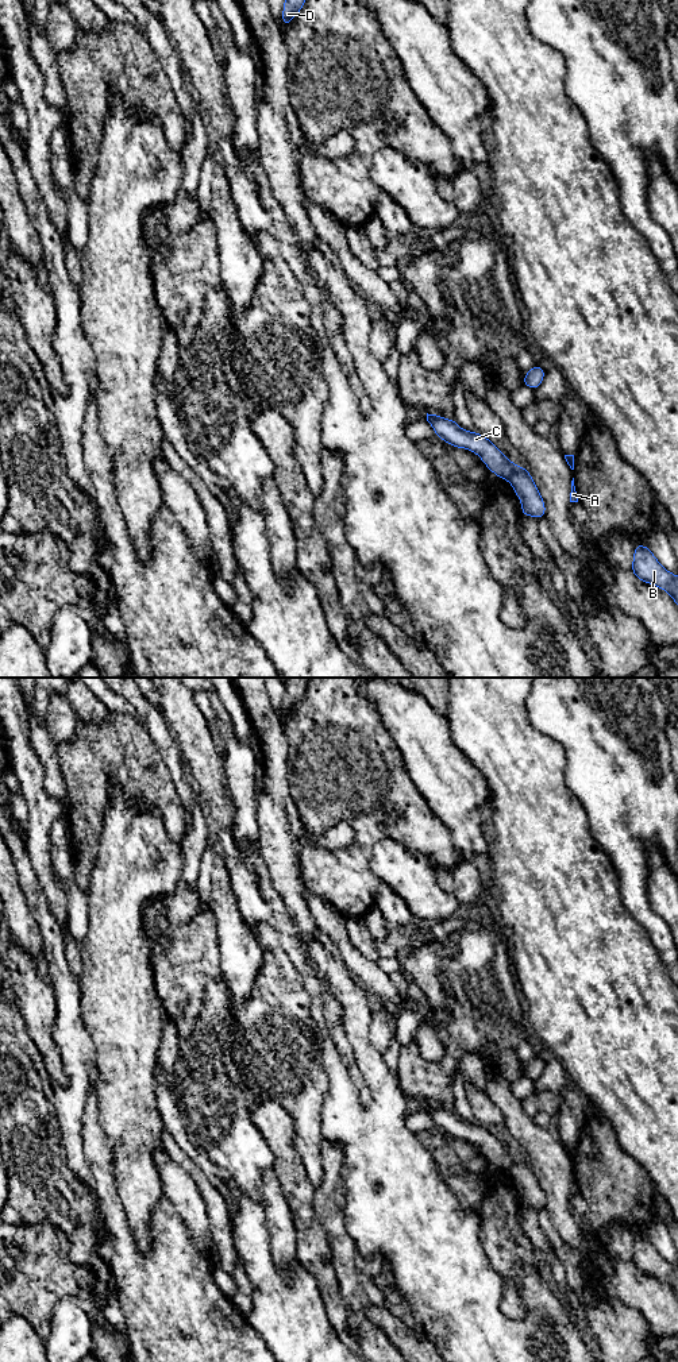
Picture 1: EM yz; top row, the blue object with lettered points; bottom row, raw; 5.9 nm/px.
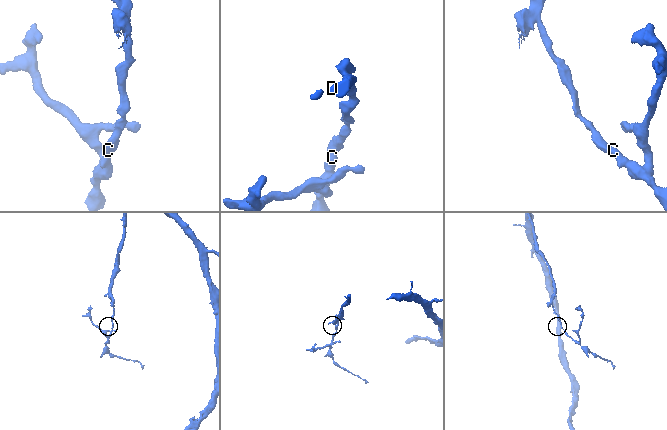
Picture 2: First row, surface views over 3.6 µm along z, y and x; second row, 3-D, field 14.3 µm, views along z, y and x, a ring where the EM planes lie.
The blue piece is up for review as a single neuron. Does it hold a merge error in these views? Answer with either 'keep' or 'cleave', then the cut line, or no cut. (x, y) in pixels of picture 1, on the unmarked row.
cleave; cut yz (517, 1158), (508, 1170)

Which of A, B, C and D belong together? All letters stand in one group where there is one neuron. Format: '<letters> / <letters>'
A B / C D

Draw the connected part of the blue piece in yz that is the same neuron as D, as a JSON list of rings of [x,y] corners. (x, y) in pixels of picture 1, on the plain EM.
[[[286,678],[284,680],[285,694],[282,699],[282,717],[286,718],[303,701],[311,678]]]

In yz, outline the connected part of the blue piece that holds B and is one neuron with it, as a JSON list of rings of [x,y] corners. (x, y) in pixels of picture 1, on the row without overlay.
[[[636,1235],[631,1261],[643,1274],[664,1281],[678,1297],[678,1266],[663,1259],[647,1236]]]

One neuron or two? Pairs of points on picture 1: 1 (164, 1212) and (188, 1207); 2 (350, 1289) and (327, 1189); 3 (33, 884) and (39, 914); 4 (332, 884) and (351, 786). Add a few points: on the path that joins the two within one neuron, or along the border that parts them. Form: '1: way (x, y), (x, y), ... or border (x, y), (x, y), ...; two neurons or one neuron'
1: border (164, 1192), (192, 1237); two neurons
2: way (345, 1265), (343, 1246), (331, 1214); one neuron
3: way (33, 891), (39, 907); one neuron
4: way (353, 860), (362, 848), (362, 810); one neuron

